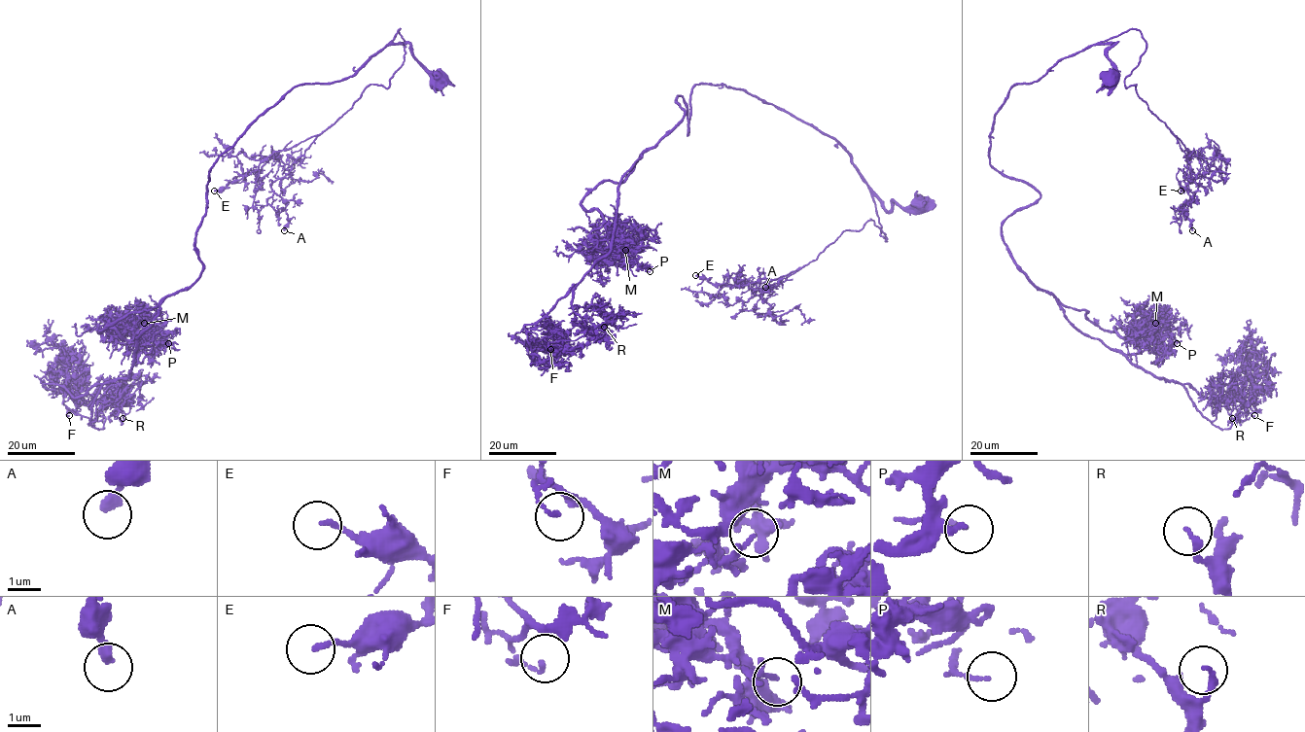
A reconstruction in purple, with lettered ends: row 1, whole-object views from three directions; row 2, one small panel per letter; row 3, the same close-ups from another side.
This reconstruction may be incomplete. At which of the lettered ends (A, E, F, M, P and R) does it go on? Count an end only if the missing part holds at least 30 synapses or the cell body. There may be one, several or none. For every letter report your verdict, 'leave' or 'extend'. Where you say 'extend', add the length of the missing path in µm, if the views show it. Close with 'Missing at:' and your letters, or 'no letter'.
A: leave
E: leave
F: leave
M: leave
P: leave
R: leave
Missing at: no letter

